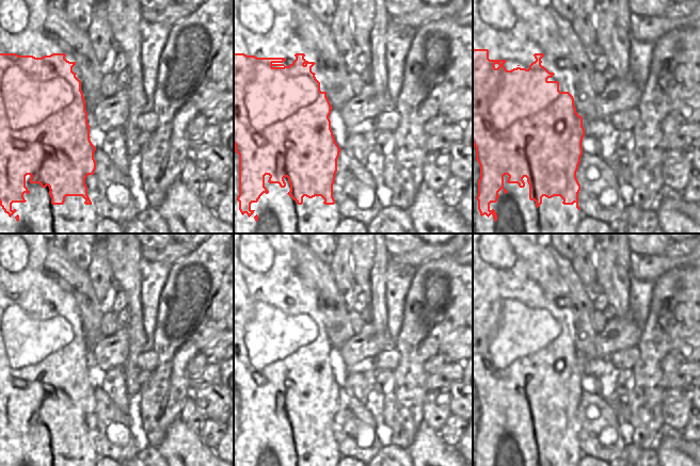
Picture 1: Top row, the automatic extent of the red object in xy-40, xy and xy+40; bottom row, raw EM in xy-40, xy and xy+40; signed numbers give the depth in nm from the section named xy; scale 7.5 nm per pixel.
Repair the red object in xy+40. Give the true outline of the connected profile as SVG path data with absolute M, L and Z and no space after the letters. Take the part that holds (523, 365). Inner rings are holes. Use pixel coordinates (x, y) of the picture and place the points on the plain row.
M473 288L473 384L476 387L476 399L480 404L480 417L478 419L478 449L480 454L487 454L488 456L492 453L494 460L497 460L497 453L494 448L490 448L491 441L496 441L499 434L498 431L504 428L504 415L508 414L508 422L518 422L520 427L525 425L523 419L524 416L527 417L529 423L529 438L536 440L536 446L538 447L542 443L542 436L552 437L554 435L560 435L563 444L576 443L576 447L580 449L578 445L578 432L580 430L580 423L576 417L576 411L580 402L580 396L583 393L583 376L585 375L585 368L583 366L583 356L576 351L574 344L574 337L569 331L559 330L558 320L548 320L555 312L550 311L544 305L541 304L541 298L544 295L543 292L534 293L536 300L529 304L529 307L516 306L511 309L507 309L504 303L506 299L490 299L488 288Z

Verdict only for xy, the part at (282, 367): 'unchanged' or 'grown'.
unchanged

